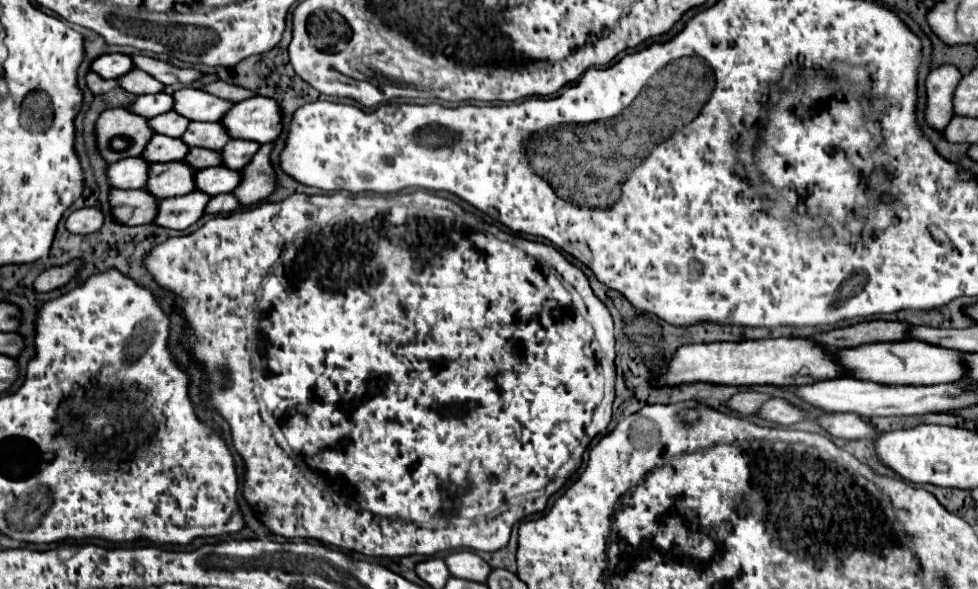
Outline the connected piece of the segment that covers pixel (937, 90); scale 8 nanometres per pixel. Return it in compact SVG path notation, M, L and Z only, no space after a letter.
M954 66L934 68L926 78L924 120L930 128L942 130L952 120L952 92L962 74Z

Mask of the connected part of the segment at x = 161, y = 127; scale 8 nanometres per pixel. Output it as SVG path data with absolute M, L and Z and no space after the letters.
M164 112L164 114L158 114L158 116L154 116L154 118L148 120L148 128L154 134L172 136L172 138L180 138L184 134L184 128L188 124L190 122L184 120L182 116L176 116L176 112Z

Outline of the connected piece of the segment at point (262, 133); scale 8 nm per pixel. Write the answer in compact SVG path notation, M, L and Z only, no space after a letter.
M252 96L240 104L234 104L222 116L220 124L230 138L252 140L258 144L274 142L282 132L280 108L276 108L274 100L264 96Z

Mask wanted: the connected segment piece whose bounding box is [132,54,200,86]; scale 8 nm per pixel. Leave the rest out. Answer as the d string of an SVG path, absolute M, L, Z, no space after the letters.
M132 54L132 64L134 68L150 74L152 78L156 78L158 82L162 82L164 86L170 86L170 84L192 84L196 82L196 78L200 76L196 70L180 70L180 68L174 68L162 60L156 60L156 58L148 58L148 56L142 56L142 54Z

